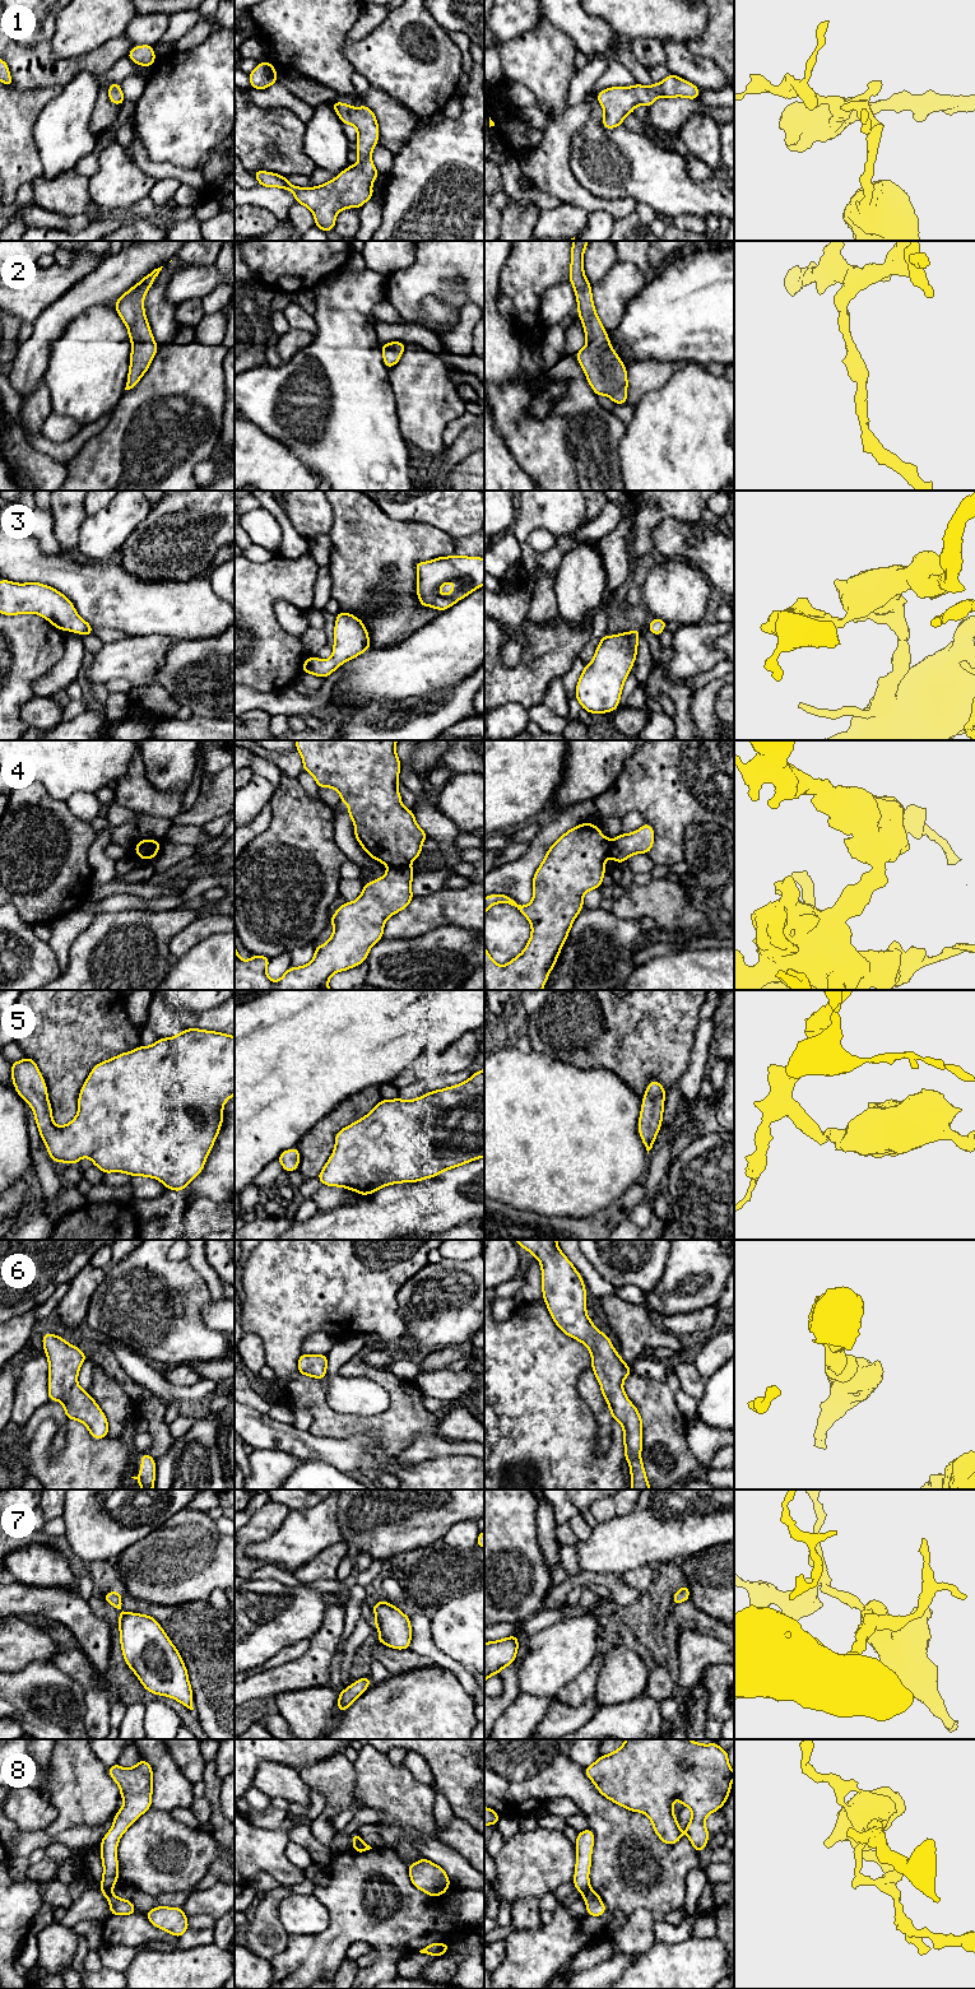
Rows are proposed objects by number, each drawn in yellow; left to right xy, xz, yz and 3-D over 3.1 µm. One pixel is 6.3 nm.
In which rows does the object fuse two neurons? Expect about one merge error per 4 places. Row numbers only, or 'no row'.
4, 8

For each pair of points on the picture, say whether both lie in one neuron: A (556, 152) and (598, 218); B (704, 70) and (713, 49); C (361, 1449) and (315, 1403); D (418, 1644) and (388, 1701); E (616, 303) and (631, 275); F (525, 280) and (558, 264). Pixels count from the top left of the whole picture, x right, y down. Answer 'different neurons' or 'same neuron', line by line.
A: different neurons
B: different neurons
C: different neurons
D: different neurons
E: same neuron
F: same neuron

